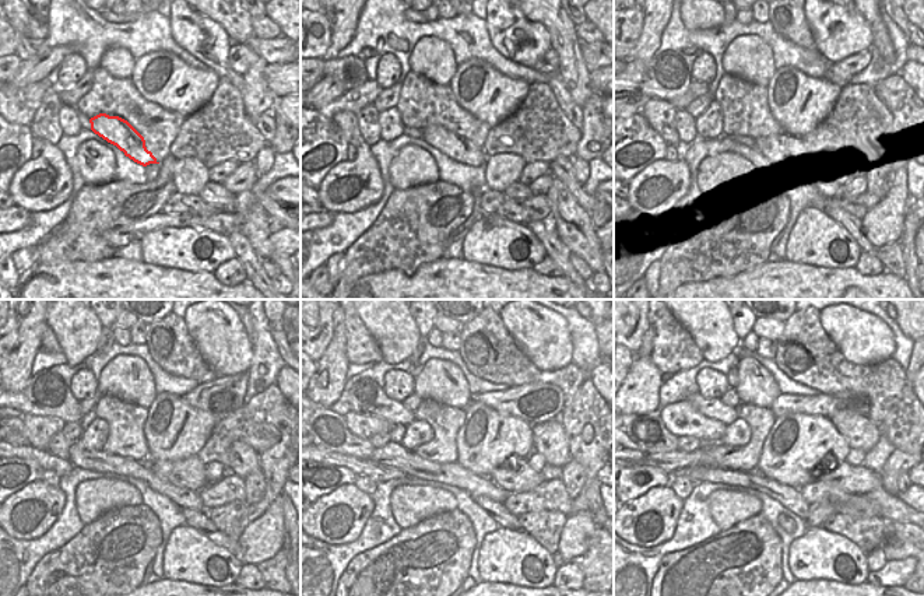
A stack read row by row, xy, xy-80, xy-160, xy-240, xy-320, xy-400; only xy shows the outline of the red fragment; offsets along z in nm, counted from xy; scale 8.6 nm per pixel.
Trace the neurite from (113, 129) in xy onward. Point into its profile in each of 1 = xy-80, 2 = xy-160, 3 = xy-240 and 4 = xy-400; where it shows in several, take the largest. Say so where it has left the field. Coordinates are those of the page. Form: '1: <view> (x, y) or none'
1: xy-80 (455, 146)
2: xy-160 (783, 150)
3: xy-240 (189, 473)
4: xy-400 (852, 479)

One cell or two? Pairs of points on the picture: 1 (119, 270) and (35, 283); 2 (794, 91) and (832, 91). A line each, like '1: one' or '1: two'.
1: one
2: one

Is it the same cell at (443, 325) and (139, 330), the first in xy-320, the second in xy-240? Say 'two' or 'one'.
two

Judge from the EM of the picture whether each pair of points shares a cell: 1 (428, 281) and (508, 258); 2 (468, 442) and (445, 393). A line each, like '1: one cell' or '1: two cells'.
1: two cells
2: two cells

